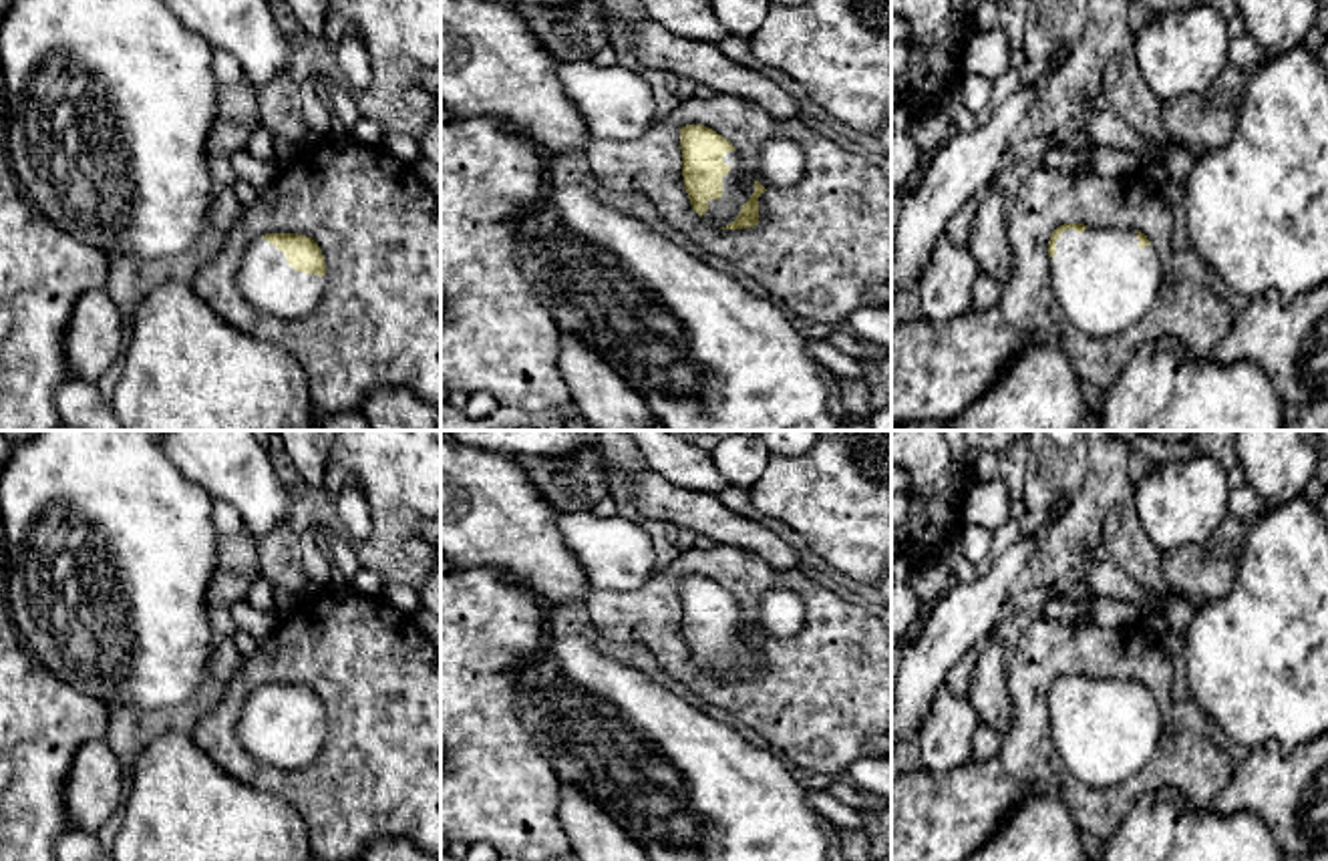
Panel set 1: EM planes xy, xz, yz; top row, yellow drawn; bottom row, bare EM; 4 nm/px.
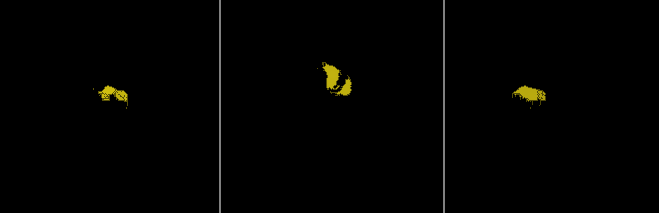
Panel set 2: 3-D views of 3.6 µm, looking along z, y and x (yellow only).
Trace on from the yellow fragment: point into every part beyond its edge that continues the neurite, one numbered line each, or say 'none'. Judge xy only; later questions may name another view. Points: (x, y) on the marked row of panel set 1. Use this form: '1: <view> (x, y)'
1: xy (268, 282)

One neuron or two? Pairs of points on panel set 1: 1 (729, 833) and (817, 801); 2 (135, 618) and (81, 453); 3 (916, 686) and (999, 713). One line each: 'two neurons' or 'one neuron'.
1: two neurons
2: one neuron
3: two neurons

